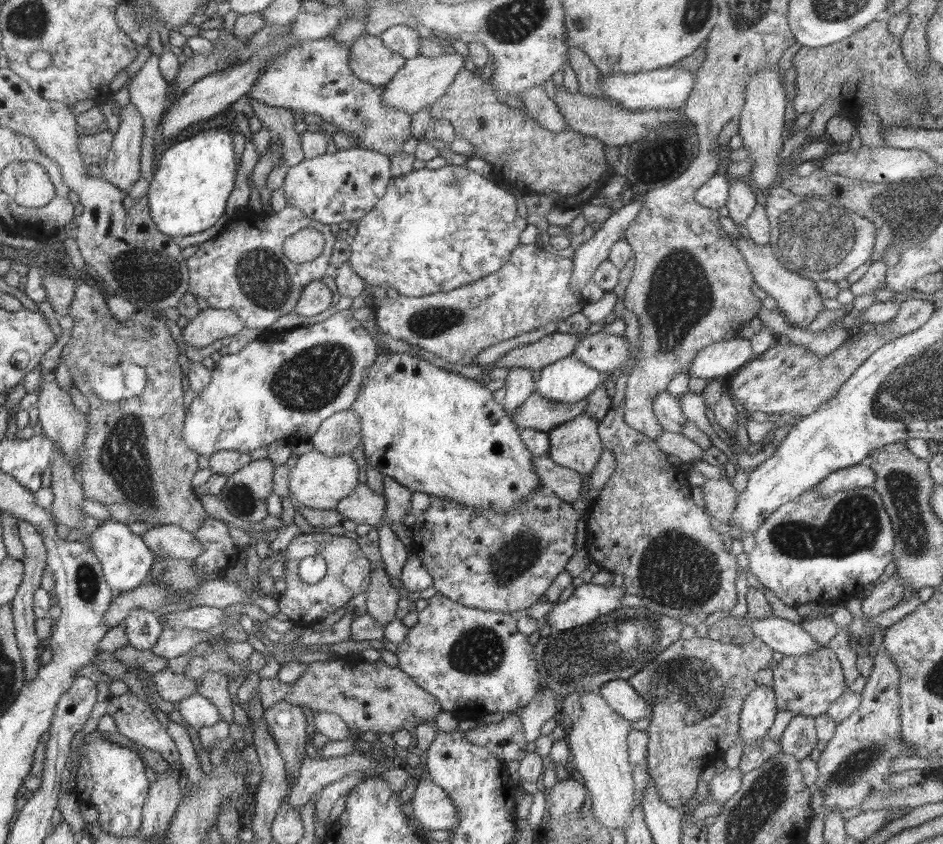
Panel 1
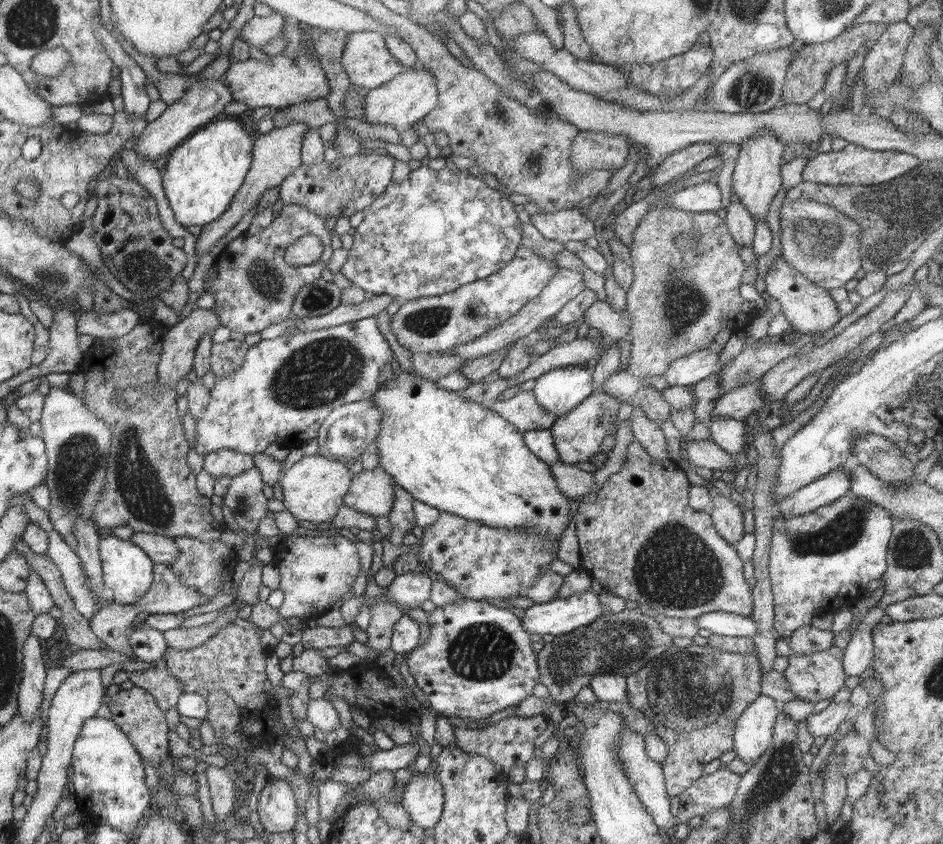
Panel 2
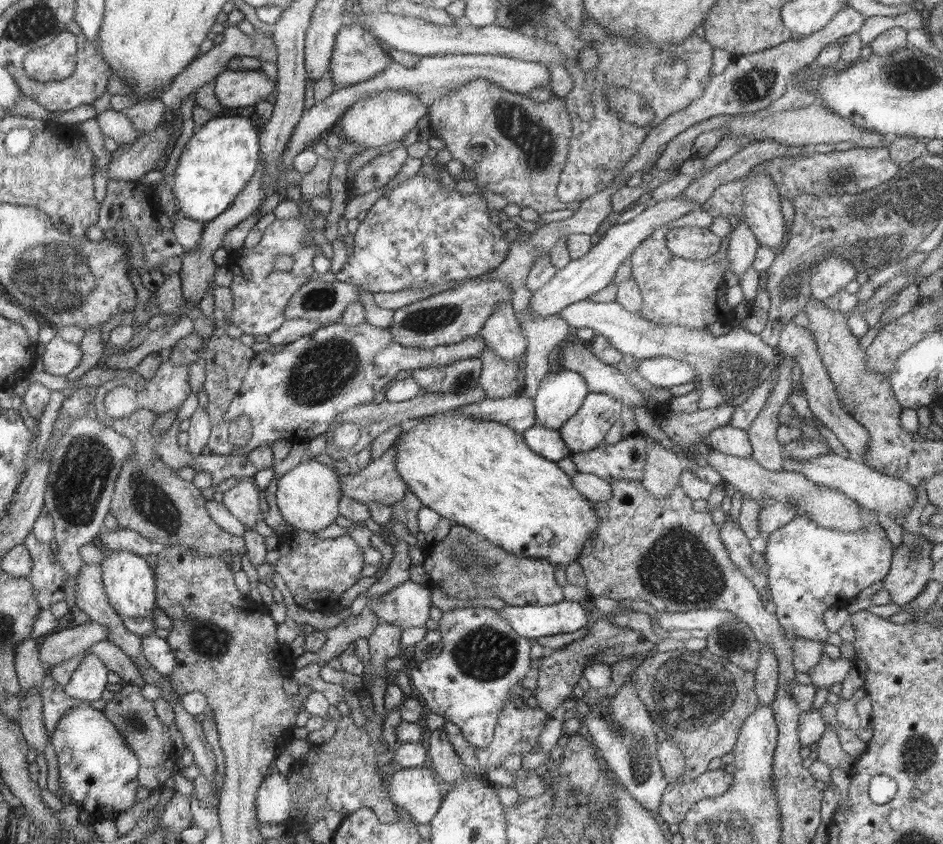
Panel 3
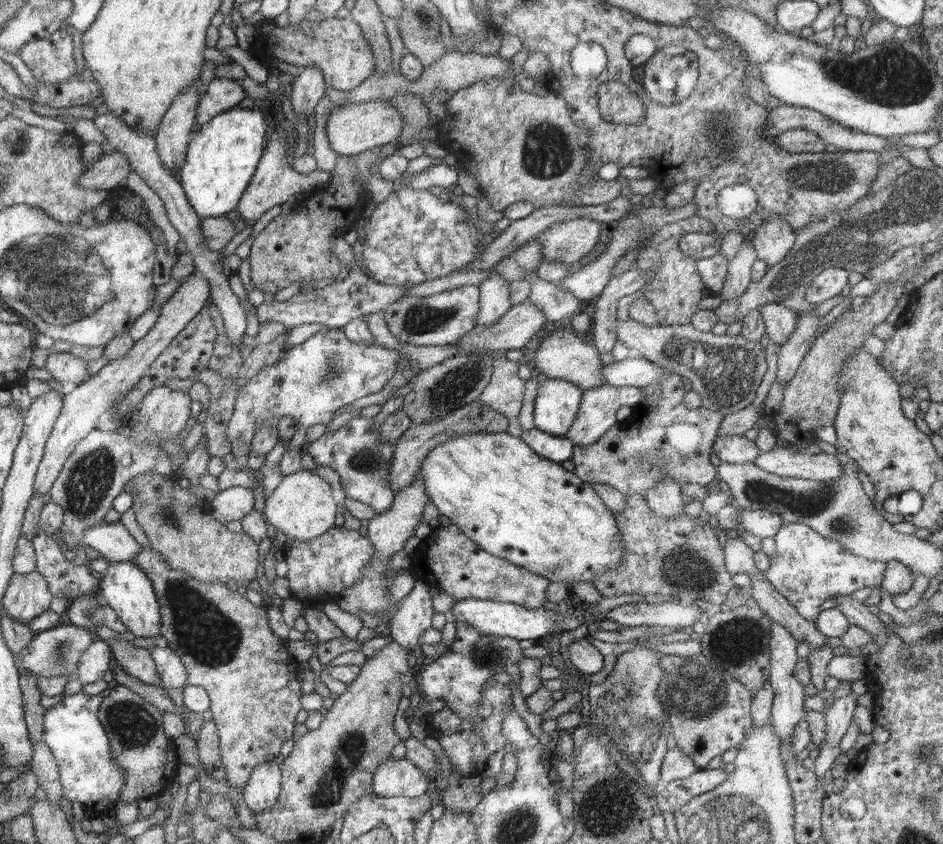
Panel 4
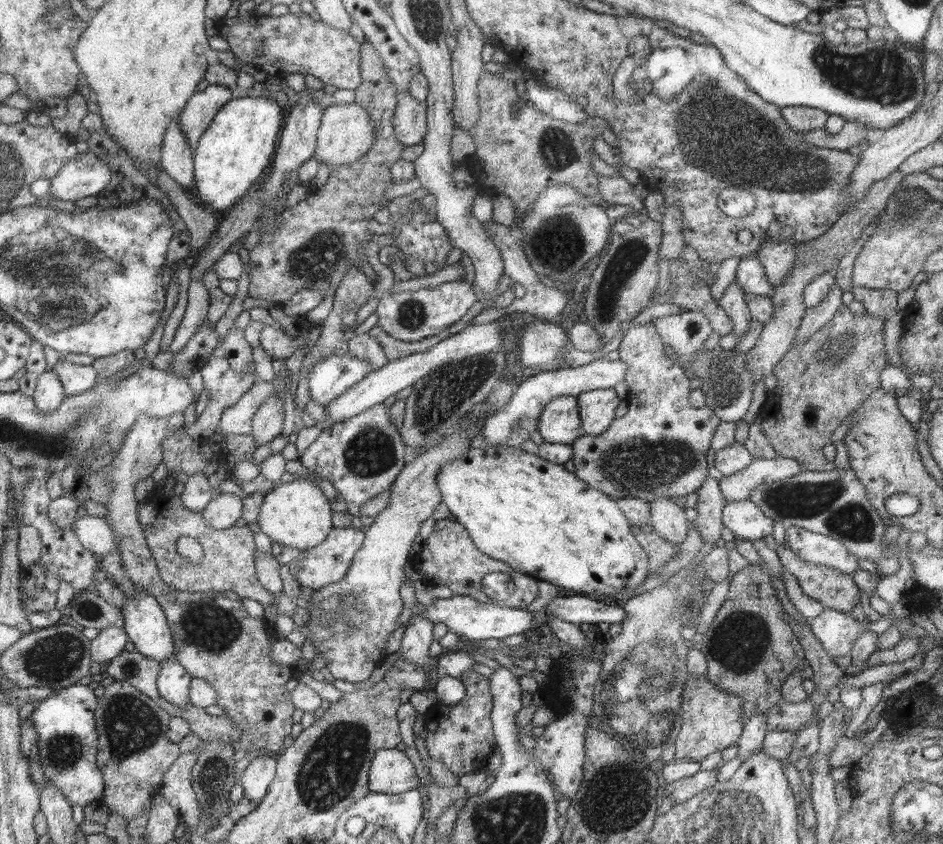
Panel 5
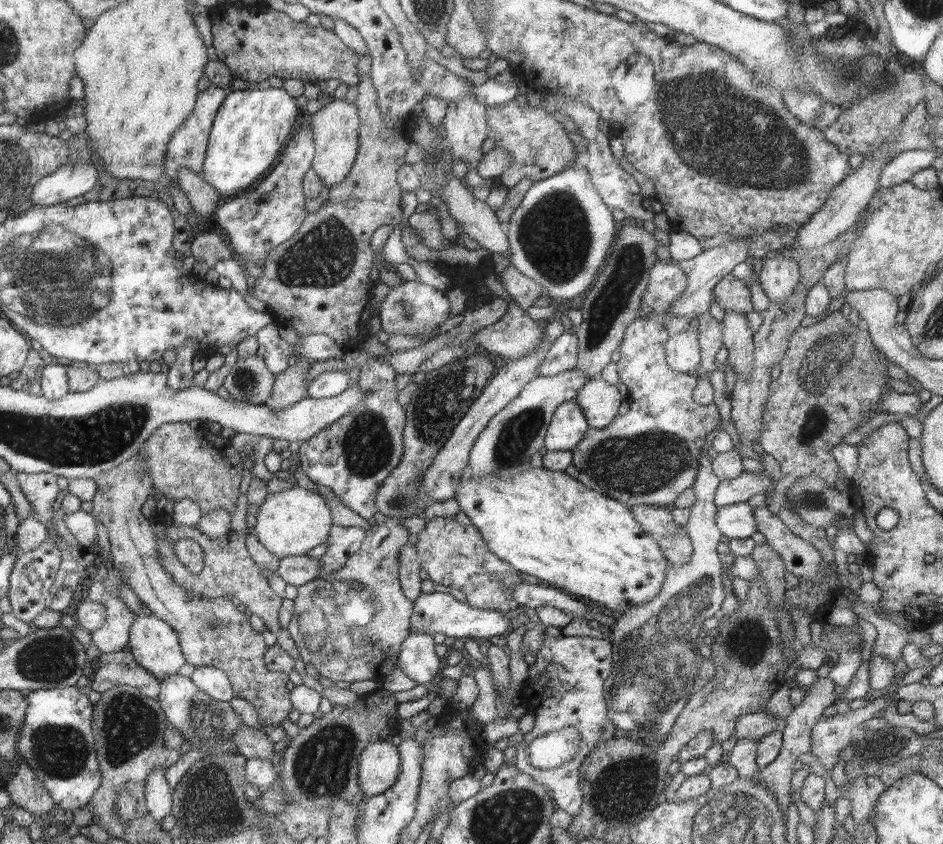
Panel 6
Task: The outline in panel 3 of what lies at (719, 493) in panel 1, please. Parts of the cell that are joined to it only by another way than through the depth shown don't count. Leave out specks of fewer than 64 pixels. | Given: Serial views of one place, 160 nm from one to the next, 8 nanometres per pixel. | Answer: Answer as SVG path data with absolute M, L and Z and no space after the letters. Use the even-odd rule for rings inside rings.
M727 515L726 522L719 527L719 535L728 551L731 562L733 562L744 576L753 583L758 590L760 599L770 598L770 590L766 574L759 571L751 561L753 553L749 539L738 523L734 523Z

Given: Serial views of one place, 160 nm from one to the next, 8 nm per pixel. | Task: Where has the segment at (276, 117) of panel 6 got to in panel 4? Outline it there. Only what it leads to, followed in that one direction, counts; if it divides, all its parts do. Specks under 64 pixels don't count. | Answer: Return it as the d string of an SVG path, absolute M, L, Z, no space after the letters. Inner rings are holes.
M238 104L231 110L218 114L208 124L202 125L200 130L193 135L193 140L188 144L184 167L180 169L180 185L190 206L200 217L222 217L237 208L242 194L245 194L249 187L250 178L253 178L264 156L266 134L268 134L266 130L268 130L268 124L266 124L264 112L249 107L240 107Z

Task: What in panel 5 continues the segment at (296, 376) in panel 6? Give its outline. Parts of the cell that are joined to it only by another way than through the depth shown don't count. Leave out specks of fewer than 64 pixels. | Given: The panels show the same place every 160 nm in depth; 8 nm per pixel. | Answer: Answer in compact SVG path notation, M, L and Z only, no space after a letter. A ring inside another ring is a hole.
M271 397L264 402L252 417L250 438L254 438L257 445L268 444L276 436L280 436L284 430L285 409L282 398Z

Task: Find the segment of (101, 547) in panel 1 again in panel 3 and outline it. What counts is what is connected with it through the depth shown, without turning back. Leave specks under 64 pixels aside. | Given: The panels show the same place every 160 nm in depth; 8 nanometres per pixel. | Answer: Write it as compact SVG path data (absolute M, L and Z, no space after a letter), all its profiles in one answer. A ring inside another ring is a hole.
M129 550L110 551L105 552L101 563L104 591L114 611L122 618L152 618L158 608L156 574L145 557Z

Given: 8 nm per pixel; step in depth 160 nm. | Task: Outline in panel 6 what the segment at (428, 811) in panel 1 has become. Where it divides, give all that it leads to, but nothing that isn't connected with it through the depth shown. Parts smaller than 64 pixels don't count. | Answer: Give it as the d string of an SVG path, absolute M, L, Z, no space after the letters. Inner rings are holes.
M370 742L360 758L360 785L365 798L385 793L400 772L397 743Z

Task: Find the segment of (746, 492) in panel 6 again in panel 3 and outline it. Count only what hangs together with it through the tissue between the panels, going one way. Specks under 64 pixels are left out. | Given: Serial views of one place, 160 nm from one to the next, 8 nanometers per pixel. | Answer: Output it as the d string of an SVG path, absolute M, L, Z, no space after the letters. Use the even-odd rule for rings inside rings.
M785 452L783 470L802 473L817 485L843 492L846 496L859 502L864 508L874 512L883 512L898 523L904 522L905 516L911 511L916 500L916 487L902 481L901 478L876 472L874 468L866 466L863 461L858 462L853 457L845 458L829 452L807 461L799 461L786 456Z

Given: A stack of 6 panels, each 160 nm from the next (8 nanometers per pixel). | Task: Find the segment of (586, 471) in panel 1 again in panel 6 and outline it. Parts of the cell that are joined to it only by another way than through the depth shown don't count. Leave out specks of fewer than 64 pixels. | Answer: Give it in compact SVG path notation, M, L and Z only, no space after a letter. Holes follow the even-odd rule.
M602 376L590 379L578 391L575 402L580 404L590 422L590 428L606 428L618 416L624 398L616 388Z

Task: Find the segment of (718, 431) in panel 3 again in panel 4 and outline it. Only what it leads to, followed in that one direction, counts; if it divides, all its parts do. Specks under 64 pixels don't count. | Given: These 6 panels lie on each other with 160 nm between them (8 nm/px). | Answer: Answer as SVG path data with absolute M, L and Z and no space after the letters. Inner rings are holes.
M744 435L717 436L712 451L718 455L721 462L728 464L753 463L761 453L756 443L744 437Z

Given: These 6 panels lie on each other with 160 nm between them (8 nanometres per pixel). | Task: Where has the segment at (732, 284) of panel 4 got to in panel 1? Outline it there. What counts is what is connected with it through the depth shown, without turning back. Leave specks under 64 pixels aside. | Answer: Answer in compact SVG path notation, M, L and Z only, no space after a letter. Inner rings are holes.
M750 175L732 179L726 207L735 224L743 225L756 206L756 194L750 187Z

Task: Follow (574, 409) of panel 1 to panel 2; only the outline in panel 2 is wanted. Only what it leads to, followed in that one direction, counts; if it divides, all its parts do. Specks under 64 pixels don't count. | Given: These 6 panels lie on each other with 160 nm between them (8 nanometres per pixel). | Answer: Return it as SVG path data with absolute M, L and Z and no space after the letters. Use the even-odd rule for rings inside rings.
M520 390L513 398L491 402L487 406L513 423L522 433L529 430L549 429L558 418L538 404L532 391Z

